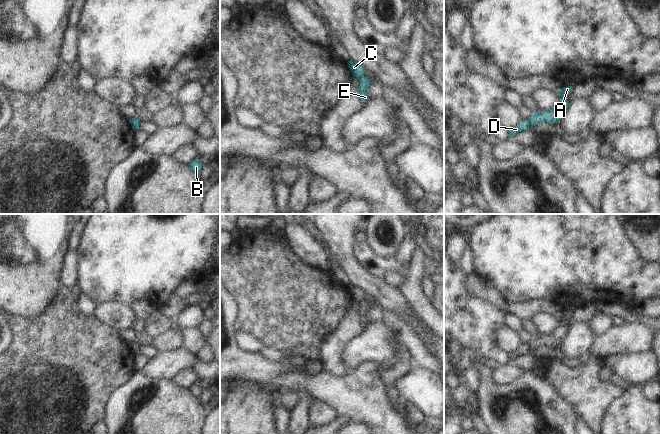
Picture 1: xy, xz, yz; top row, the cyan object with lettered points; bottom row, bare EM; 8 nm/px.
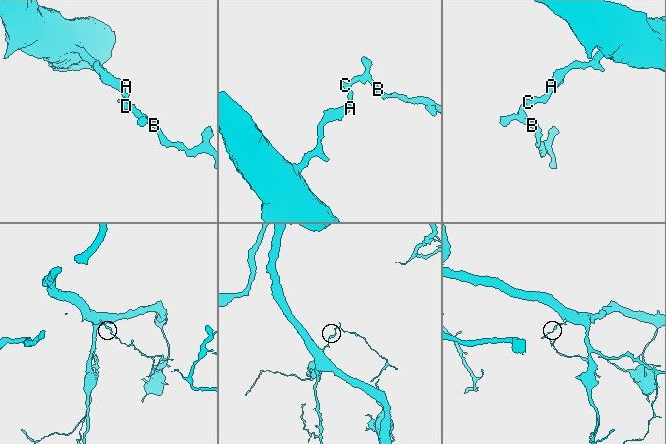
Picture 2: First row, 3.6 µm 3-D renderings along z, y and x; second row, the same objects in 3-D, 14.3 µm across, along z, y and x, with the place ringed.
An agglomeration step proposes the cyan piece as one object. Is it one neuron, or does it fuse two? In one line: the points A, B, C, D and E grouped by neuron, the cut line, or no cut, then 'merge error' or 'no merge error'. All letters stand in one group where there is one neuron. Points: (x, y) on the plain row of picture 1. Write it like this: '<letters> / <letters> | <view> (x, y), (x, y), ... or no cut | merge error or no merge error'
A E / B C D | xz (363, 298), (358, 302) | merge error

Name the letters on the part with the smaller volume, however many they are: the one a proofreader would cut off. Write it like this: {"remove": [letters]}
{"remove": ["B", "C", "D"]}

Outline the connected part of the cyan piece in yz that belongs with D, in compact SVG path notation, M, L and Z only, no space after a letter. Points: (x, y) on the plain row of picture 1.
M522 343L514 352L509 354L510 361L514 361L518 356L527 354L530 349L529 344Z

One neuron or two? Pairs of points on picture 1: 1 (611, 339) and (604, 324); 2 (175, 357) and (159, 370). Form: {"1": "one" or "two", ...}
{"1": "two", "2": "one"}

